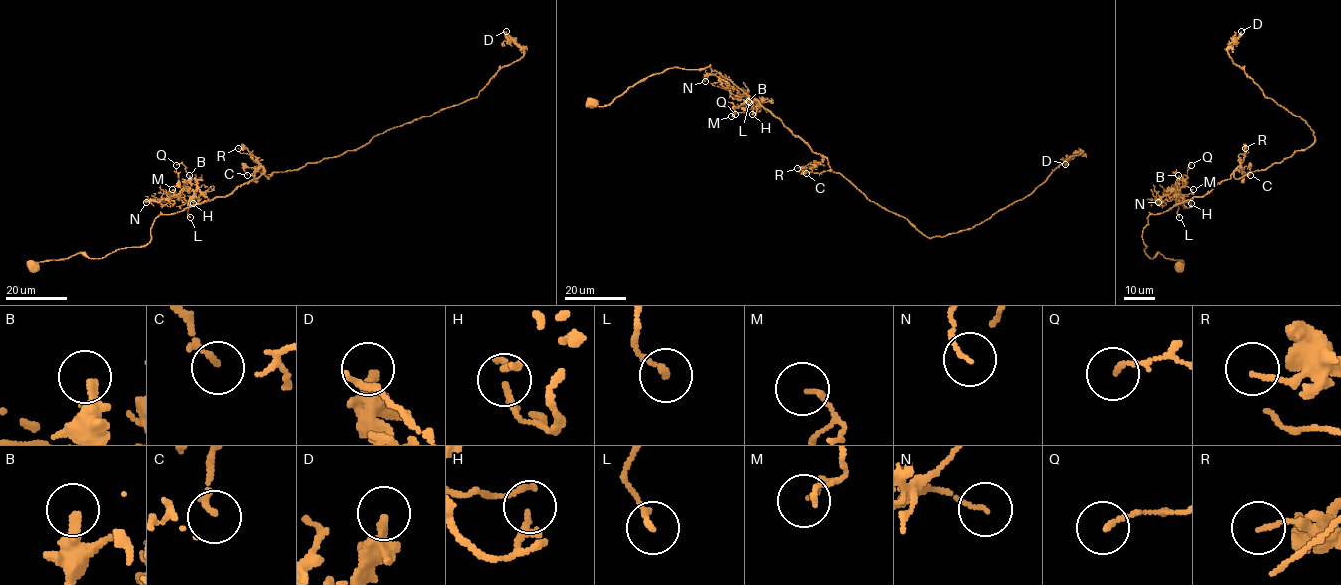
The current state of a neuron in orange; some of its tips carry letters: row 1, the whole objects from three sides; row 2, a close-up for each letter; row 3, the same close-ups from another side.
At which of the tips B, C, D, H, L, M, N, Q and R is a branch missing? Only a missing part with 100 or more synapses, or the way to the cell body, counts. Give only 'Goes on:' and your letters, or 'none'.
Goes on: none

